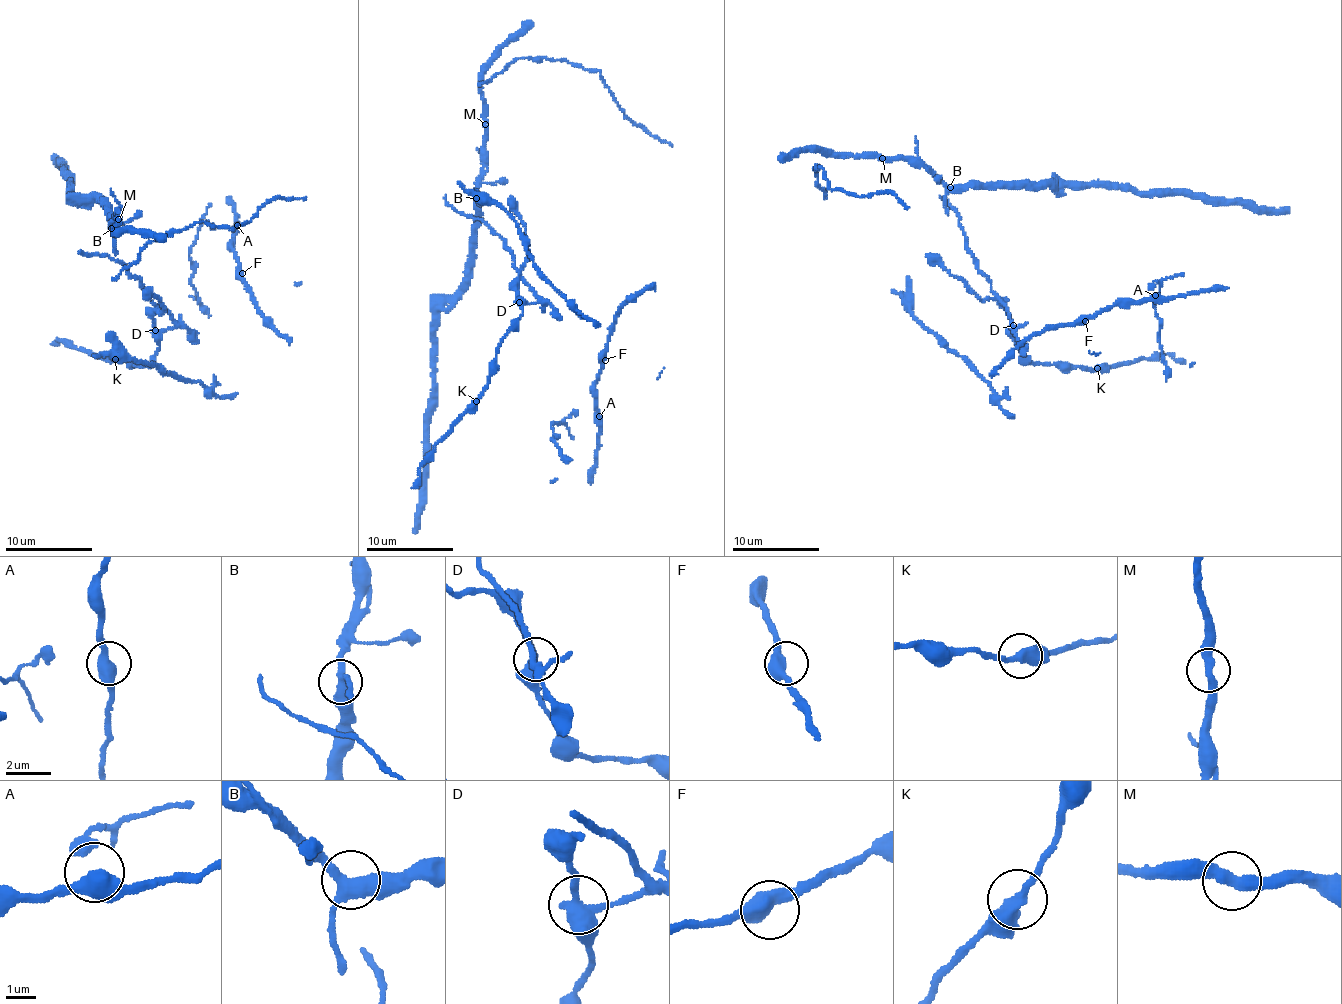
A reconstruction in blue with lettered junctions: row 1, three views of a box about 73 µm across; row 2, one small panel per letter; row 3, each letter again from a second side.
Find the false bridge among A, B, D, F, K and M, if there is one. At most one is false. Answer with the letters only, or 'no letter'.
D

